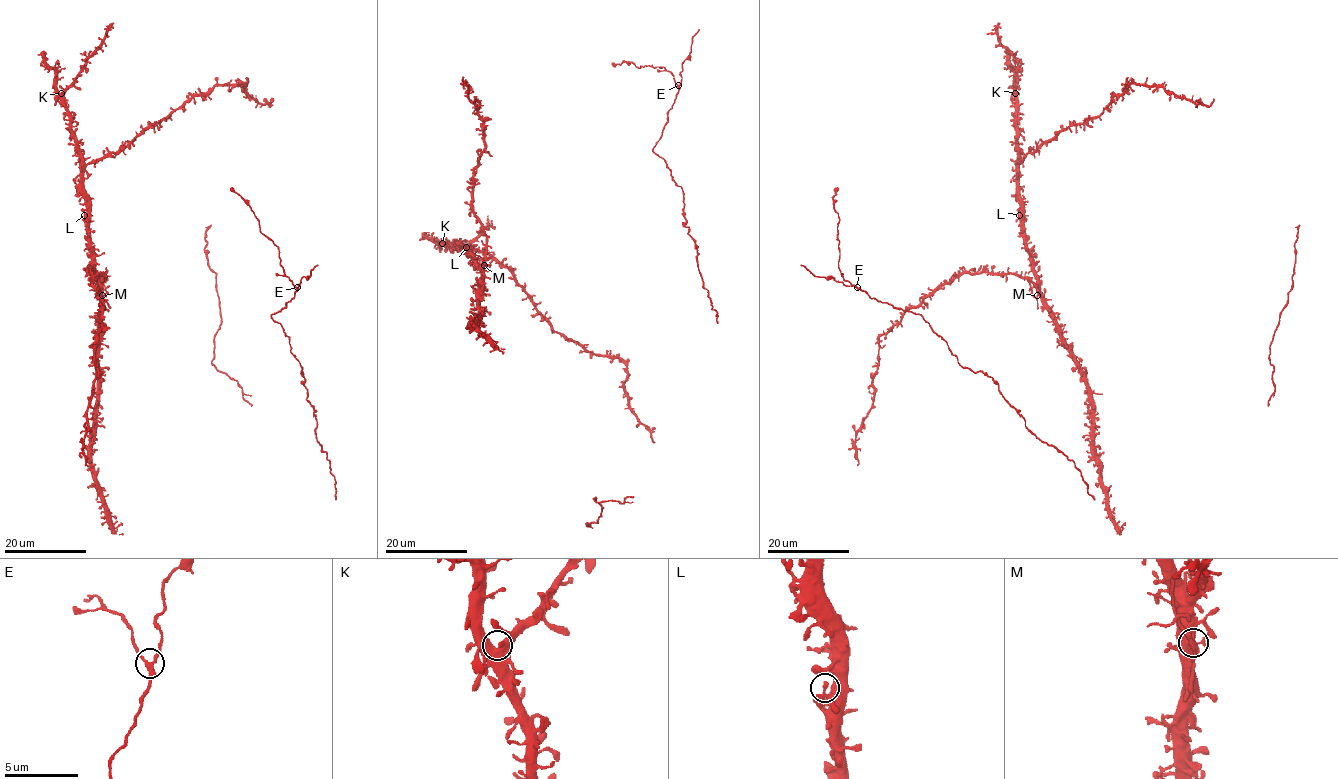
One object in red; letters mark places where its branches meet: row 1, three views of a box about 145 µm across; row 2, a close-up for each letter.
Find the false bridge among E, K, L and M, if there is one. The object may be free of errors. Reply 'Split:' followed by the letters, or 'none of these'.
Split: M

